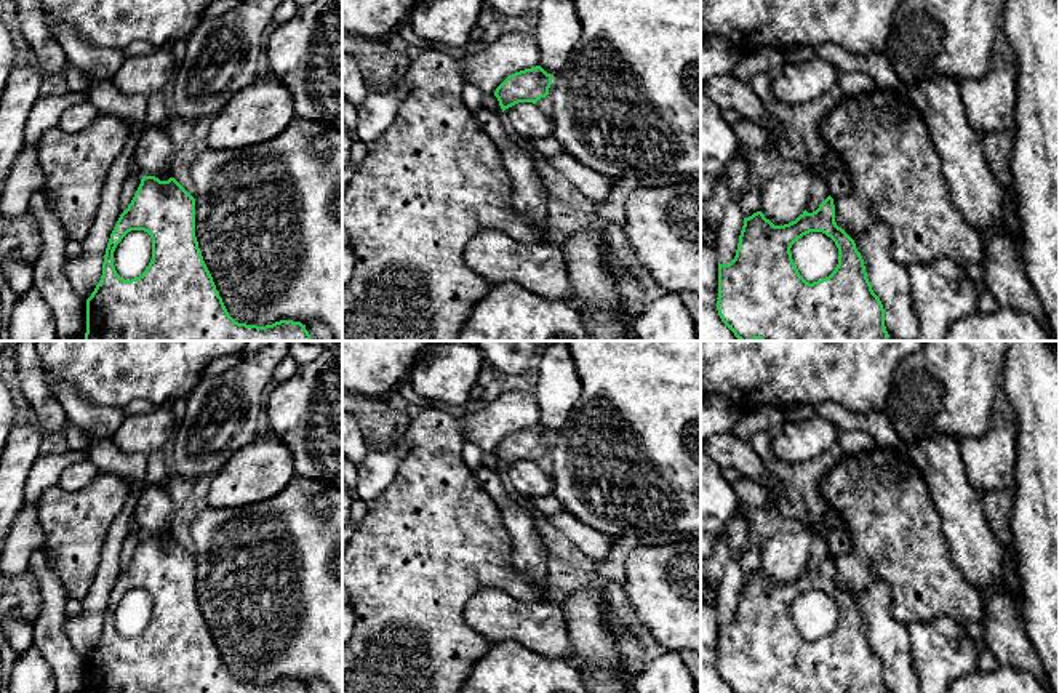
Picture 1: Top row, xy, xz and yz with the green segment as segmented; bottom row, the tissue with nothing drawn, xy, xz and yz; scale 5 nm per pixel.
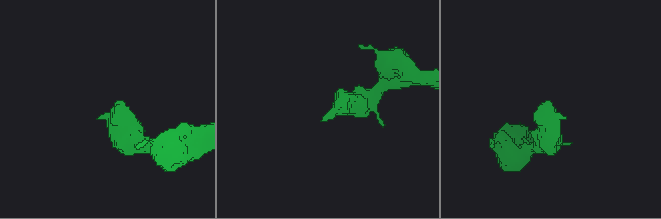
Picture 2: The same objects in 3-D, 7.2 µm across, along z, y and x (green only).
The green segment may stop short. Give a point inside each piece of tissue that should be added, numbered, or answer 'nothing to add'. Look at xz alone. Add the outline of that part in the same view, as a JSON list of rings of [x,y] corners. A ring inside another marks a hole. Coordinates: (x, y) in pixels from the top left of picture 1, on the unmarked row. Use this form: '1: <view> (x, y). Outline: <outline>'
nothing to add

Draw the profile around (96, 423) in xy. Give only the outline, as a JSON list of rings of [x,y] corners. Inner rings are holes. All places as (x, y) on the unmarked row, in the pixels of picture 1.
[[[46,378],[50,392],[64,408],[69,423],[77,426],[90,442],[112,439],[125,421],[123,408],[86,403],[74,386]]]

